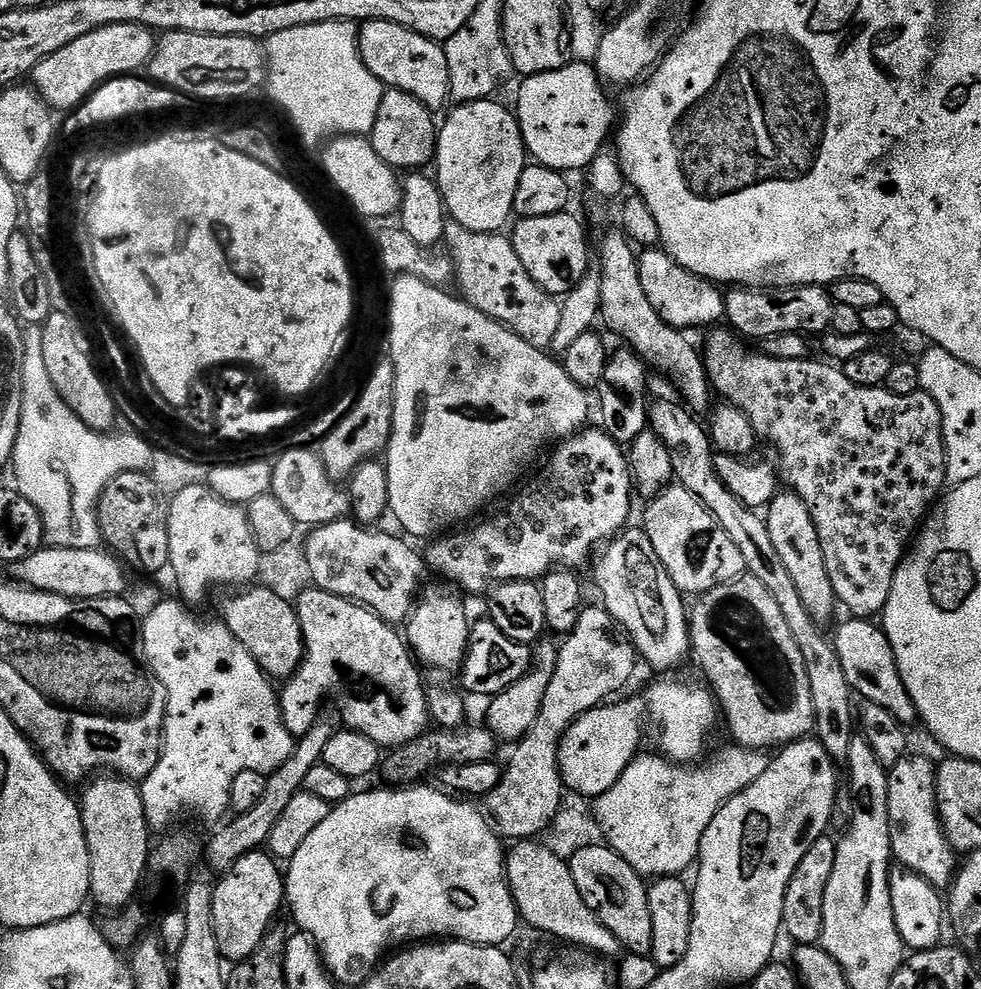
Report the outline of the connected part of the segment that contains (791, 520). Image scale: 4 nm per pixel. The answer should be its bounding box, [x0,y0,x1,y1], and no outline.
[766,490,838,626]

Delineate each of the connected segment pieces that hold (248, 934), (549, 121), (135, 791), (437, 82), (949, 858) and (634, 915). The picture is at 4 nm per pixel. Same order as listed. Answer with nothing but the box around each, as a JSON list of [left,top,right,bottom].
[[212,850,286,961],[518,62,616,170],[79,774,148,910],[358,20,449,110],[886,754,958,890],[568,843,652,957]]

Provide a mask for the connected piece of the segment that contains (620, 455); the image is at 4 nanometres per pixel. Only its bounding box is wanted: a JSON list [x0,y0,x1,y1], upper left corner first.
[426,426,634,594]

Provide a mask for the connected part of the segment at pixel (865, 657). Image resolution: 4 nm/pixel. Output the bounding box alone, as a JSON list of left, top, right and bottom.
[831,618,917,726]

